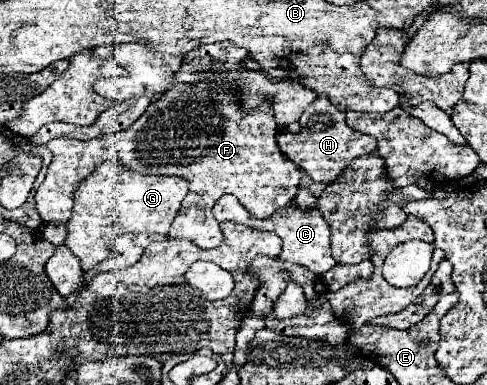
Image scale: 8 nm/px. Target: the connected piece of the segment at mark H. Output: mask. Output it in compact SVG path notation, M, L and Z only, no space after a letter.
M320 94L304 112L302 112L302 126L300 132L290 134L276 134L276 144L280 146L280 150L294 162L298 164L312 180L316 182L336 182L342 176L342 170L358 156L364 154L372 154L376 150L376 138L372 138L370 134L360 134L352 128L348 128L346 118L344 118L344 110L340 110L338 106L334 106L328 96Z

